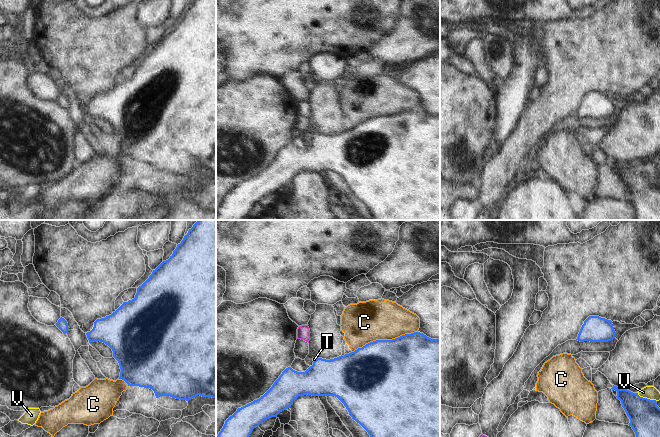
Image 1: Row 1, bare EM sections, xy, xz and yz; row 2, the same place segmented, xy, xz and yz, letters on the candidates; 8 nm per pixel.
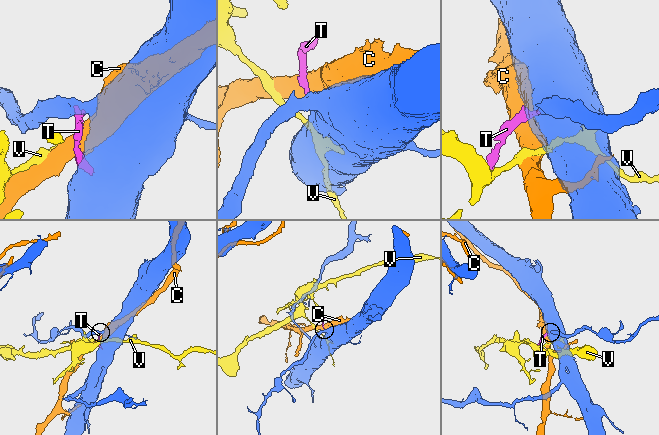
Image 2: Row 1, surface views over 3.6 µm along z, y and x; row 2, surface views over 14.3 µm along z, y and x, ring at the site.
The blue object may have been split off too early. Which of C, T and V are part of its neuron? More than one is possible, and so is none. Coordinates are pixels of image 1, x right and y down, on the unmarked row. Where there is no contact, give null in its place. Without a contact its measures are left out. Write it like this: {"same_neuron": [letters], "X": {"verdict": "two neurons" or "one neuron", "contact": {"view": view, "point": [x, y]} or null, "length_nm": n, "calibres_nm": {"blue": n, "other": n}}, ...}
{"same_neuron": ["T"], "C": {"verdict": "two neurons", "contact": {"view": "xz", "point": [384, 116]}, "length_nm": 550, "calibres_nm": {"blue": 500, "other": 320}}, "T": {"verdict": "one neuron", "contact": {"view": "xz", "point": [315, 136]}, "length_nm": 40, "calibres_nm": {"blue": 320, "other": 20}}, "V": {"verdict": "two neurons", "contact": {"view": "yz", "point": [646, 174]}, "length_nm": 170, "calibres_nm": {"blue": 260, "other": 110}}}

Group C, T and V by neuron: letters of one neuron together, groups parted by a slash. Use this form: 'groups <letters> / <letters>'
groups C / T / V

